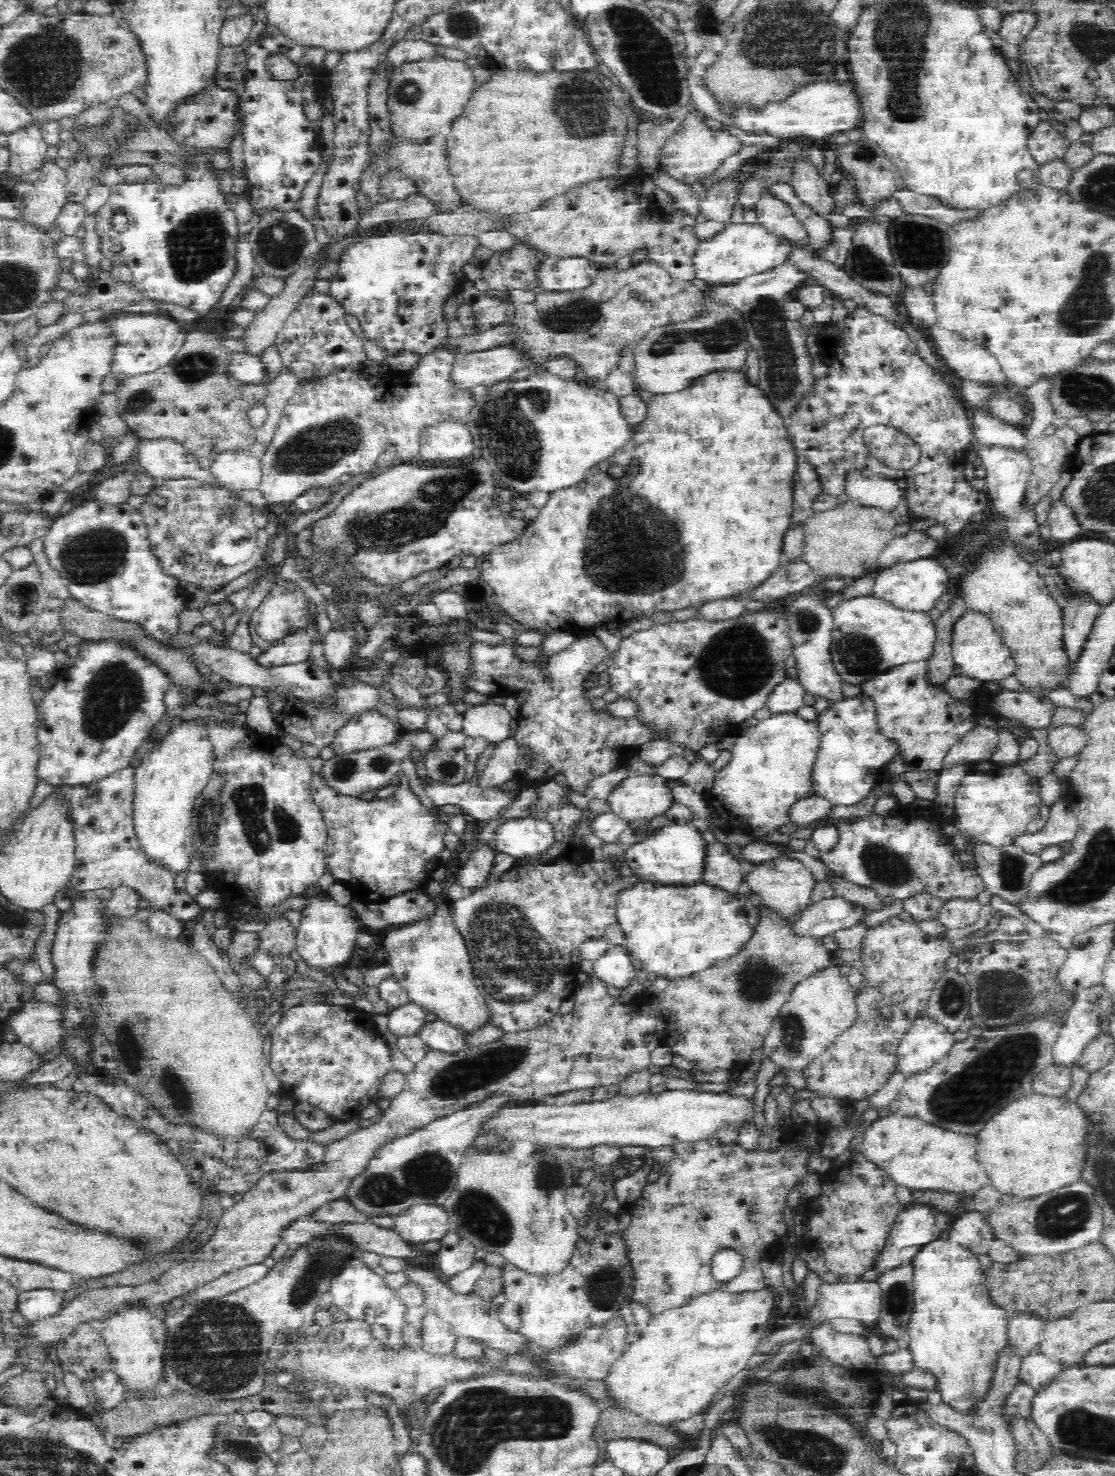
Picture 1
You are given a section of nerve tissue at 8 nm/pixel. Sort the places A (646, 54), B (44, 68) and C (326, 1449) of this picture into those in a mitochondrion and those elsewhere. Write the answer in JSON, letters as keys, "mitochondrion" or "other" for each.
{"A":"mitochondrion","B":"mitochondrion","C":"other"}

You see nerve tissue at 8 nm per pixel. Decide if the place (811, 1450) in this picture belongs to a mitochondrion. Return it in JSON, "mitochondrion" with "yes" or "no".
{"mitochondrion":"yes"}

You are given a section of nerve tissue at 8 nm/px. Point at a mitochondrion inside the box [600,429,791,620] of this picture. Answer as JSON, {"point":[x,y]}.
{"point":[675,558]}

